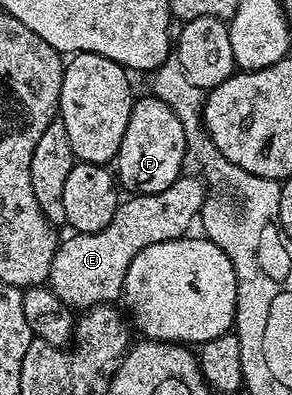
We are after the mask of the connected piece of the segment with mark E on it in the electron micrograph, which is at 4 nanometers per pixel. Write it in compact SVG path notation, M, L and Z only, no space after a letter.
M180 175L169 188L158 194L132 194L127 197L129 200L121 199L116 205L114 218L110 218L102 230L78 232L69 235L69 240L61 239L50 266L47 287L73 310L119 301L126 272L135 255L155 243L187 237L190 232L188 227L197 223L206 187L202 181L188 175Z

